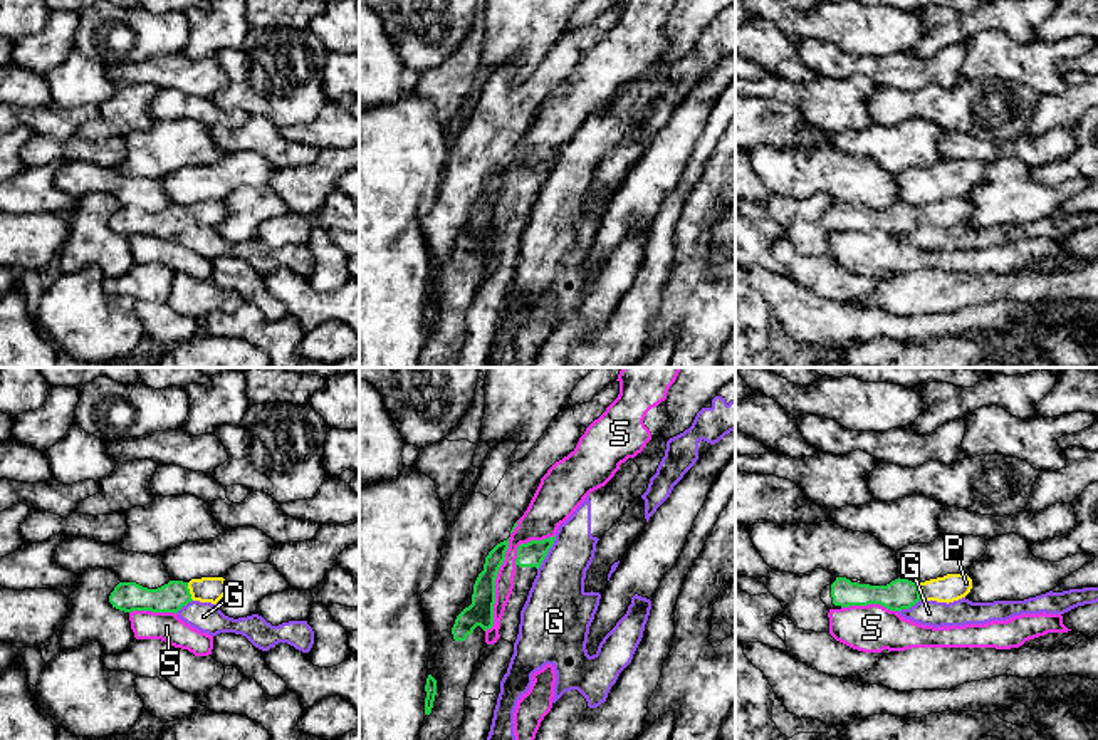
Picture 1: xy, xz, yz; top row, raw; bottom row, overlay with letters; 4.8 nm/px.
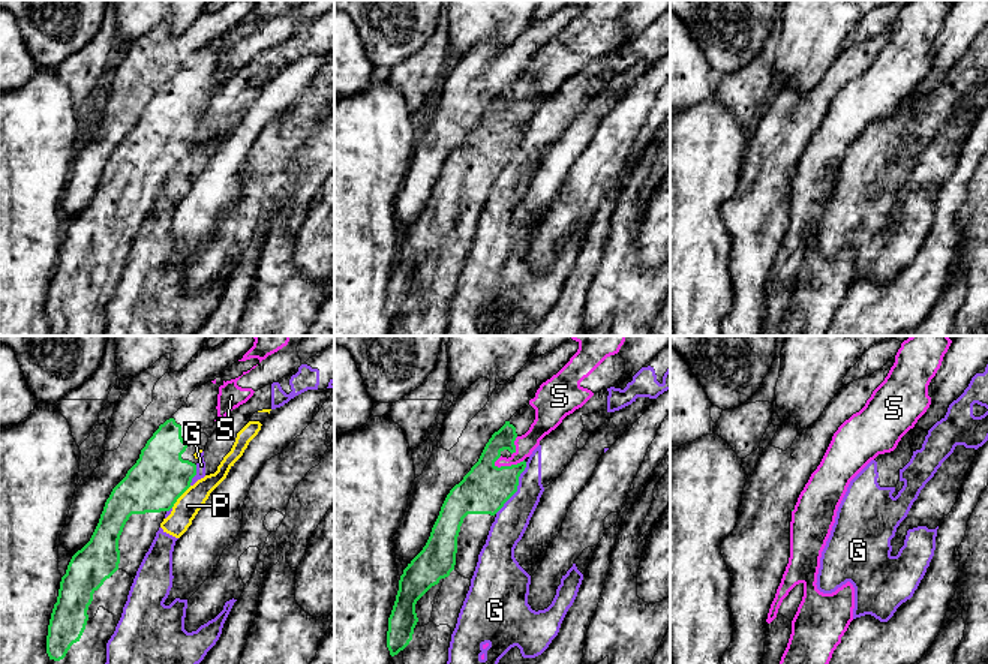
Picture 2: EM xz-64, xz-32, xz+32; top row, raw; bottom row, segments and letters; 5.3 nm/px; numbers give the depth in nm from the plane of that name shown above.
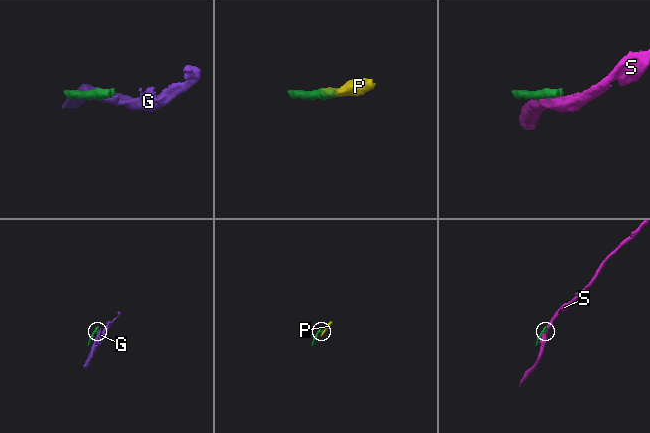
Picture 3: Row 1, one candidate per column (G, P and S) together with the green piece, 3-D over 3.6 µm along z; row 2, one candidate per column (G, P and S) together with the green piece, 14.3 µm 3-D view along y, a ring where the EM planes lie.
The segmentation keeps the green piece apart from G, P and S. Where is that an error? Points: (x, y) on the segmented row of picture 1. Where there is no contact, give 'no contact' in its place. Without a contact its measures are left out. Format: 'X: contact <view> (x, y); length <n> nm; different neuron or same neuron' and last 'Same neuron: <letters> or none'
G: contact xz (548, 551); length 190 nm; different neuron
P: contact xy (188, 591); length 90 nm; same neuron
S: contact xz (494, 584); length 480 nm; different neuron
Same neuron: P

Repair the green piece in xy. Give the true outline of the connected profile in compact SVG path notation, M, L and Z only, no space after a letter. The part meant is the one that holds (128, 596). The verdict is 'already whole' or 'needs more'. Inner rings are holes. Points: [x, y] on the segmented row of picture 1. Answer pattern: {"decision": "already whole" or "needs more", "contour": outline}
{"decision": "needs more", "contour": "M201 577L190 582L170 581L158 589L148 589L136 582L119 582L109 596L112 607L133 612L178 612L191 601L217 604L228 591L223 577Z"}

